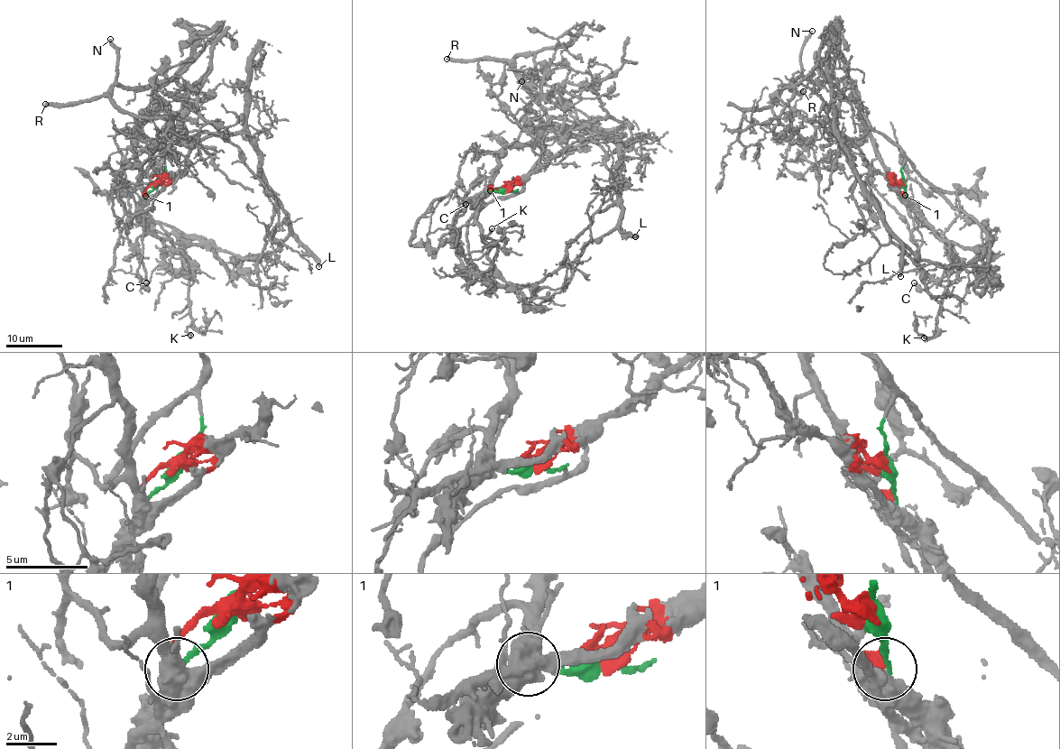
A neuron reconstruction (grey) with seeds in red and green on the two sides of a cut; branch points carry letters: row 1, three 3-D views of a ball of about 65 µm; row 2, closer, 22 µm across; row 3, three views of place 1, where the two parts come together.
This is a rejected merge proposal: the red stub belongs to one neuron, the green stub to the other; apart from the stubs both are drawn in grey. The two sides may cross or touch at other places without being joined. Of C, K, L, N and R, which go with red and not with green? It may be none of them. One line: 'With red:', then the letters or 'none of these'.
With red: C, K, L

